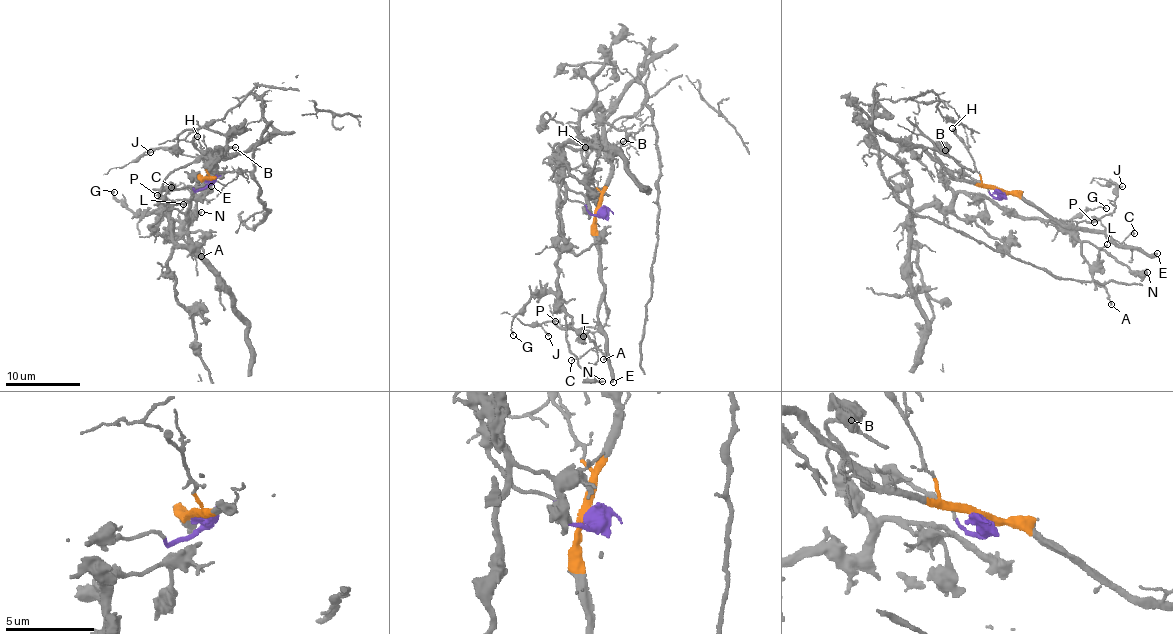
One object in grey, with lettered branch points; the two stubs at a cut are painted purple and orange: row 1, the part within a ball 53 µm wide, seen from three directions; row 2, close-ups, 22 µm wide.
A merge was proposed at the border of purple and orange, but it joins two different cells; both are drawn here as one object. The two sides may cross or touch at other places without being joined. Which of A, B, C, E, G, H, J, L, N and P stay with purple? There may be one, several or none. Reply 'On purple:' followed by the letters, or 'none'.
On purple: A, B, G, L, N

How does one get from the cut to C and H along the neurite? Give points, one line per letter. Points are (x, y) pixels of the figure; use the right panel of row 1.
C: (997, 189), (1018, 193), (1067, 226), (1104, 231), (1123, 242), (1132, 232), (1135, 234)
H: (997, 189), (980, 179), (971, 154), (952, 128)

